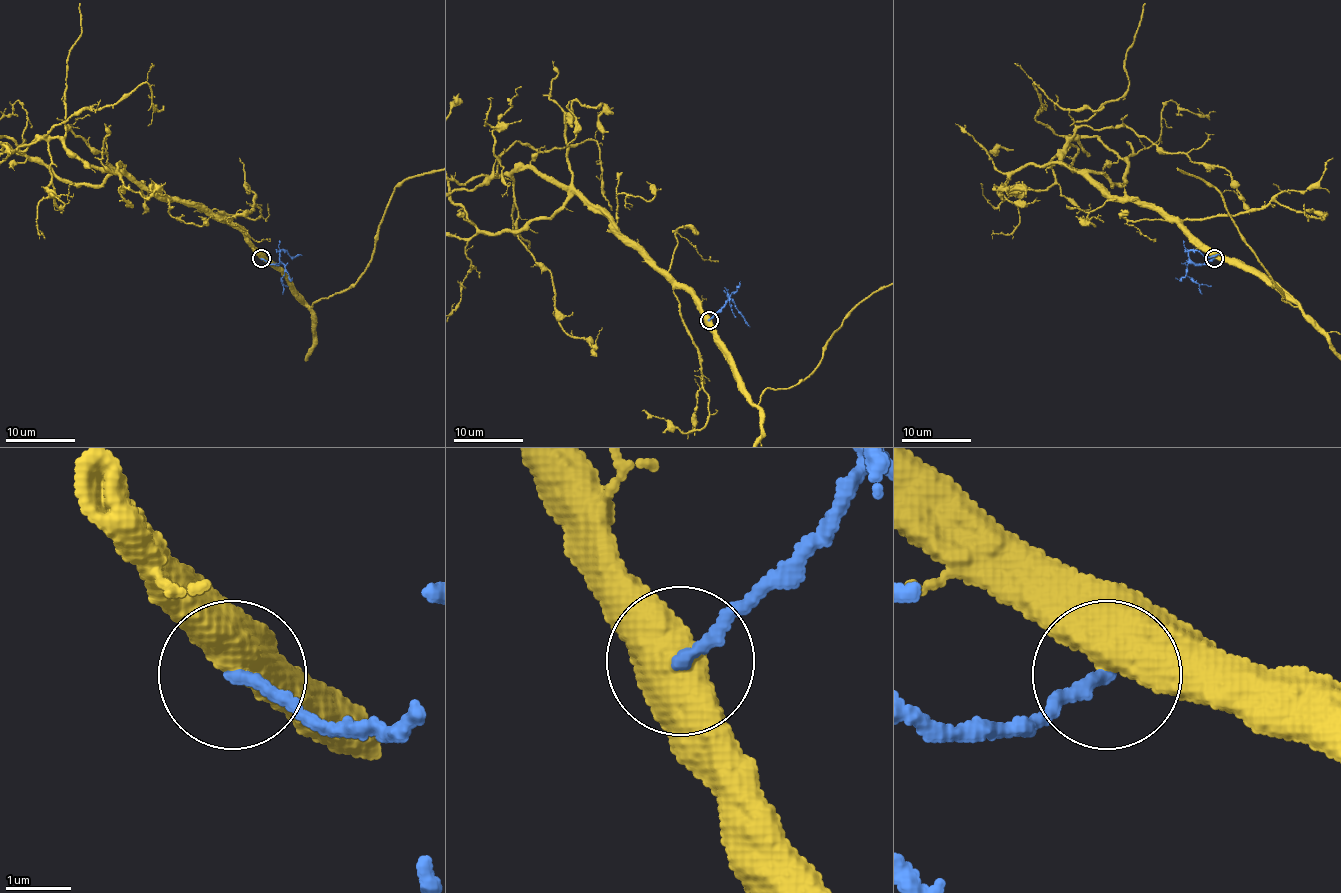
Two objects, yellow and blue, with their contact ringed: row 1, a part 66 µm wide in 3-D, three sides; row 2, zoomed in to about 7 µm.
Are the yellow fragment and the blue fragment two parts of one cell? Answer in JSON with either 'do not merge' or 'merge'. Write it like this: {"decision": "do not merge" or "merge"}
{"decision": "do not merge"}

